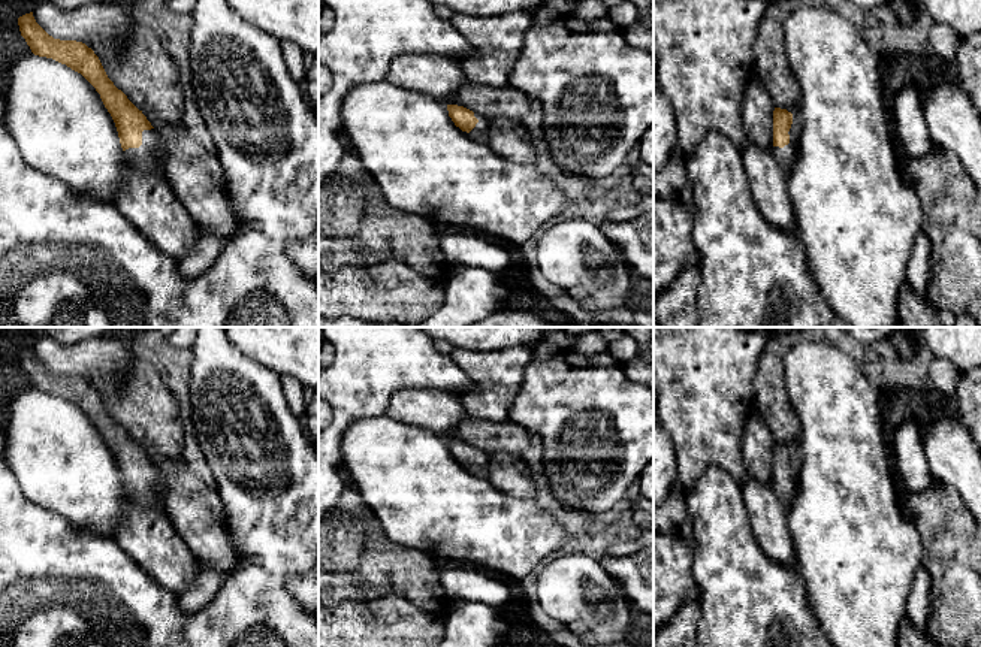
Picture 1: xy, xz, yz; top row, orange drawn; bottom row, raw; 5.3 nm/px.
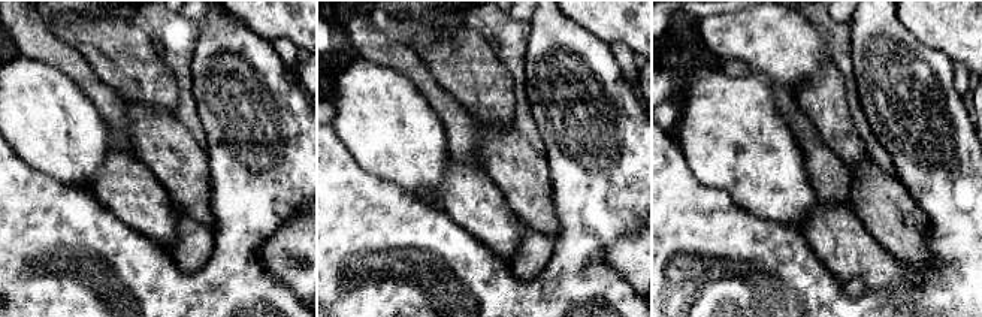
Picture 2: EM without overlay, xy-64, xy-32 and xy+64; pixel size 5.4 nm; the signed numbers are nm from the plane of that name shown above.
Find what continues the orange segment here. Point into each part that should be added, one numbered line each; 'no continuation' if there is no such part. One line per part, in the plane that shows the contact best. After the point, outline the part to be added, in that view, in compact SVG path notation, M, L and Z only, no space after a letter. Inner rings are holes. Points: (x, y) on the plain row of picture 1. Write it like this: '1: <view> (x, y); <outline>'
1: yz (785, 492); M793 451L793 459L788 466L790 478L785 480L784 483L772 481L772 489L776 493L779 502L782 504L787 513L791 508L791 502L796 496L796 483L799 477L800 463L802 463L802 459L799 451Z

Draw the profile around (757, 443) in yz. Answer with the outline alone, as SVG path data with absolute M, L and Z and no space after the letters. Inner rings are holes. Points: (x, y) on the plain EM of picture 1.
M752 411L742 430L742 456L746 472L766 484L773 481L773 445L769 427L758 412Z

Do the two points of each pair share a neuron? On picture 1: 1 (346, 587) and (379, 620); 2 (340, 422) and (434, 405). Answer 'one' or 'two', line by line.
1: two
2: two

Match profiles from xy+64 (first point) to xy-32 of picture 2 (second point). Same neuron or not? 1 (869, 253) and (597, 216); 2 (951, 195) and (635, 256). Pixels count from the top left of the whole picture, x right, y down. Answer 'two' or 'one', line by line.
1: two
2: two

